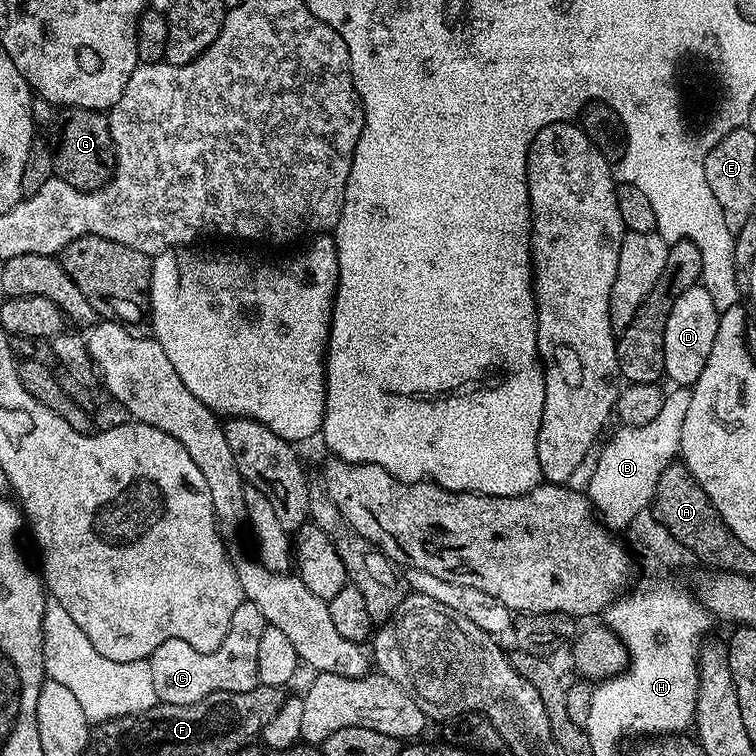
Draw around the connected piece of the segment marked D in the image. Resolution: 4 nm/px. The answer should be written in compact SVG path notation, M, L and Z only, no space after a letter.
M702 284L684 290L675 299L674 308L666 322L666 337L663 338L663 364L665 377L677 387L691 387L706 366L714 337L718 330L720 315L710 292Z

